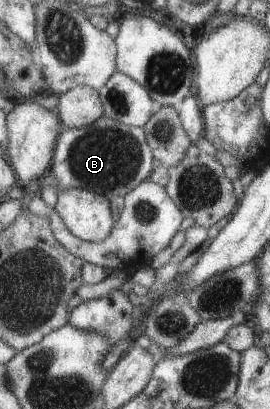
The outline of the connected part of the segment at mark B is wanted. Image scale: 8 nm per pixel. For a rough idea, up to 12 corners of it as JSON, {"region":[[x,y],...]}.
{"region":[[102,116],[63,129],[57,192],[124,197],[148,179],[141,126]]}

